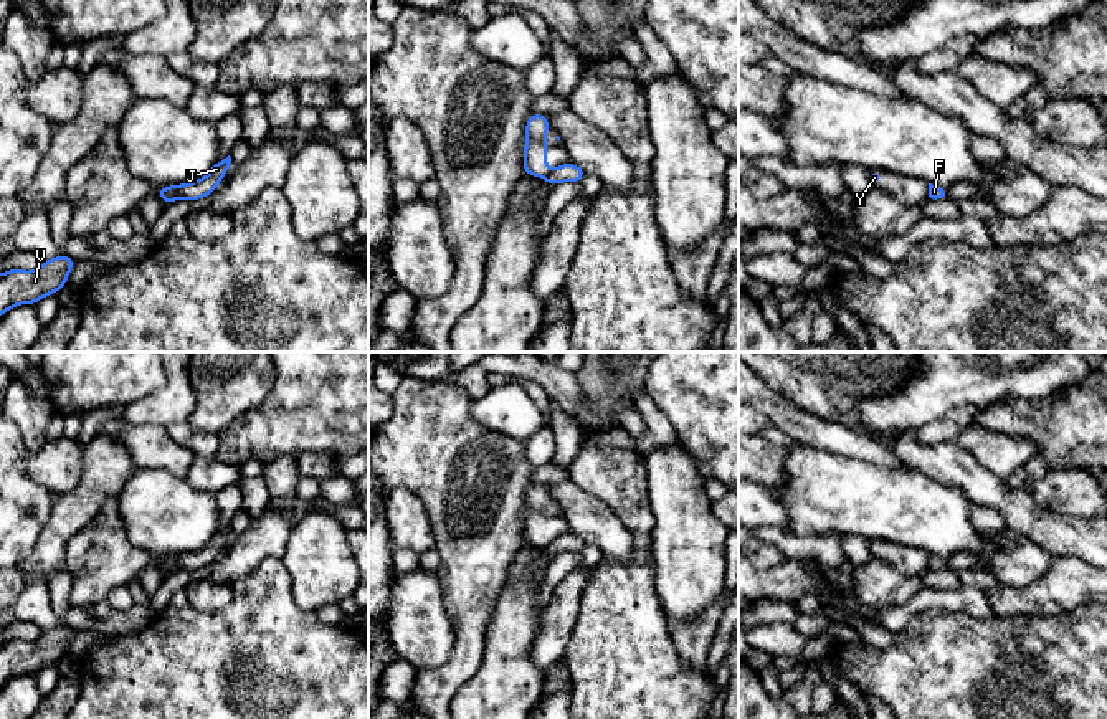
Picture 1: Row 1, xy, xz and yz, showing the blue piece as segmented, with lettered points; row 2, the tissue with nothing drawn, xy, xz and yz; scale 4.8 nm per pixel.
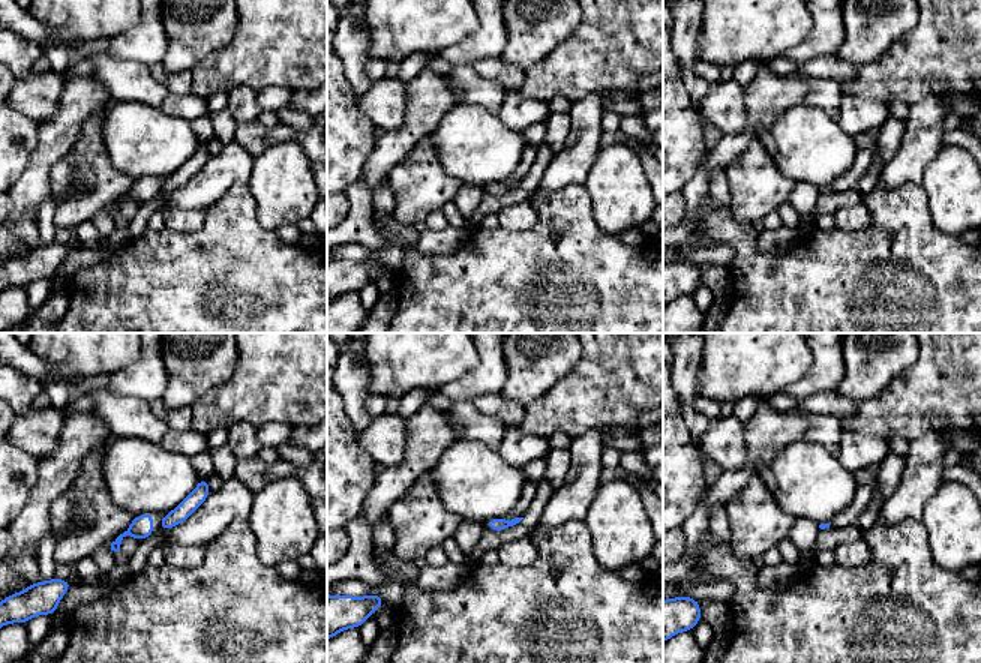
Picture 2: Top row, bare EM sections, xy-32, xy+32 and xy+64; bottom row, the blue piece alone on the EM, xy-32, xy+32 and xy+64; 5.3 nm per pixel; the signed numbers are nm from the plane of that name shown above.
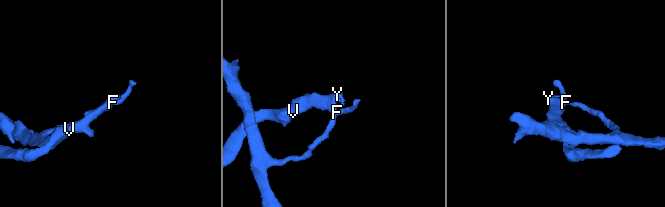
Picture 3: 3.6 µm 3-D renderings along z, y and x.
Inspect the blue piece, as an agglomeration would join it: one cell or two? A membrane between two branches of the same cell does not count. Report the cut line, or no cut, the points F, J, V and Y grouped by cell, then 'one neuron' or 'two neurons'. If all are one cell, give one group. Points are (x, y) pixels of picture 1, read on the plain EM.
xy (177, 556), (180, 567) | F J / V Y | two neurons

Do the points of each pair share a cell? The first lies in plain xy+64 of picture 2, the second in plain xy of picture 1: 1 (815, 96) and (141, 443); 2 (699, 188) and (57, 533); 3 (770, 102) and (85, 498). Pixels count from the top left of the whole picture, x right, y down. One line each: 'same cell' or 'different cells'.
1: same cell
2: different cells
3: same cell

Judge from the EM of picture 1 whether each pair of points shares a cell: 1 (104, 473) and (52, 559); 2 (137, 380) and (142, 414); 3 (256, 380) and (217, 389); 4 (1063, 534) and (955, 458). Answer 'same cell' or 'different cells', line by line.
1: same cell
2: different cells
3: same cell
4: same cell

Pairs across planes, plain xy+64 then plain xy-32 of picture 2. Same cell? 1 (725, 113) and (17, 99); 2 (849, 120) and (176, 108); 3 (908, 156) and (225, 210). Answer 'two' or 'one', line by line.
1: one
2: one
3: two

